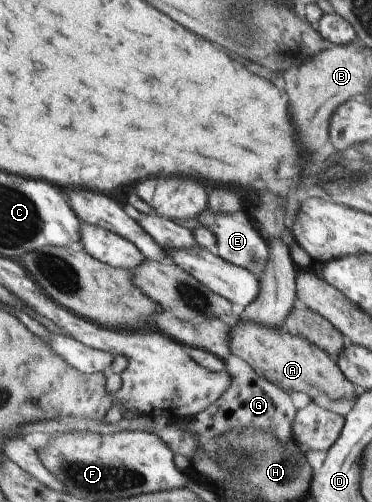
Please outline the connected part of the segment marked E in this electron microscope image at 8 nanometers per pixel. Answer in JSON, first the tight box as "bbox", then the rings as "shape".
{"bbox":[197,205,268,279],"shape":[[[206,205],[204,210],[198,214],[197,219],[200,221],[203,227],[206,227],[216,237],[216,244],[214,254],[220,256],[226,260],[226,262],[232,262],[236,266],[242,266],[252,272],[252,274],[258,279],[260,278],[260,272],[266,264],[266,258],[268,258],[267,242],[265,238],[258,234],[258,231],[252,226],[252,218],[244,216],[242,212],[232,212],[232,214],[222,214],[222,212],[210,212],[210,208]]]}

